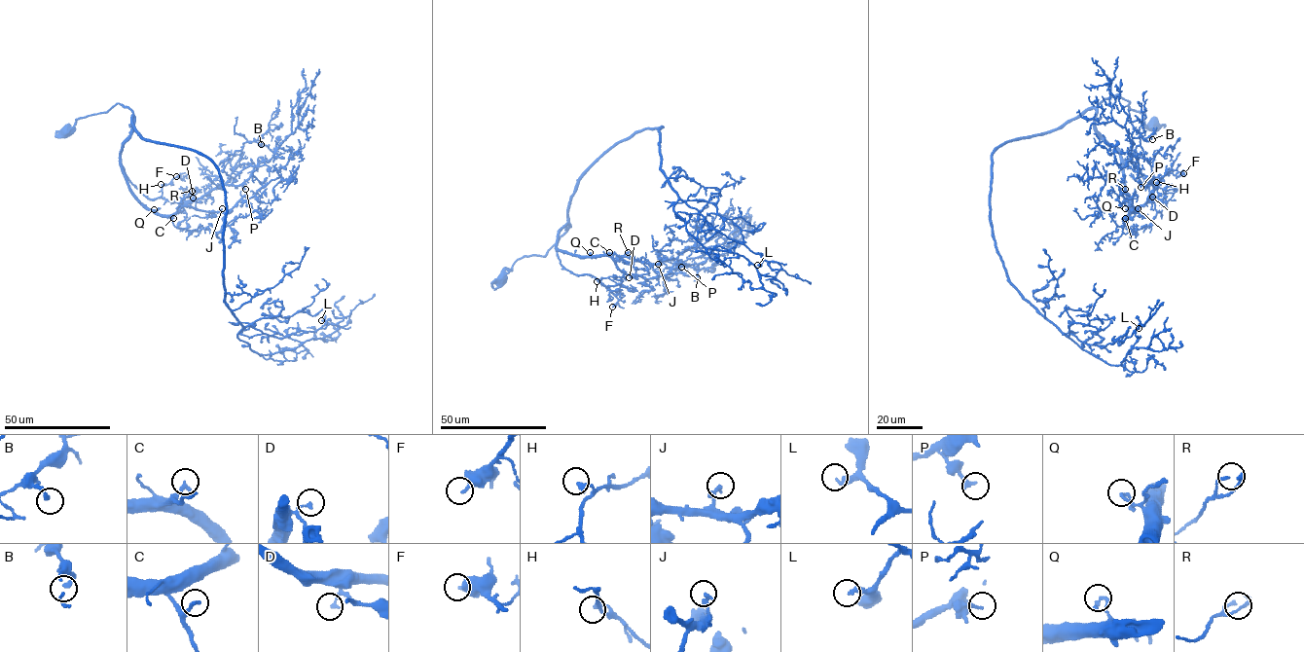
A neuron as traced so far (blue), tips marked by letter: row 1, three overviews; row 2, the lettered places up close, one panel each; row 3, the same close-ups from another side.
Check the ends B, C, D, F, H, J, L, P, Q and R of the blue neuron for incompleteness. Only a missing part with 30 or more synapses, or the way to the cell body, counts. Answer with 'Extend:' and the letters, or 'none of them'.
Extend: J

